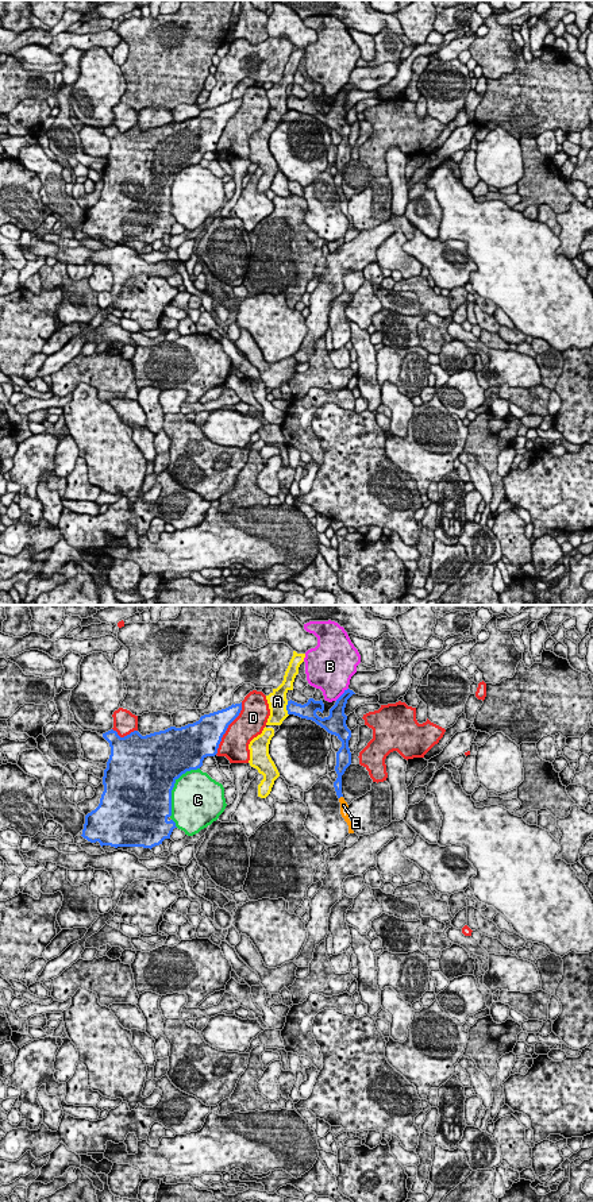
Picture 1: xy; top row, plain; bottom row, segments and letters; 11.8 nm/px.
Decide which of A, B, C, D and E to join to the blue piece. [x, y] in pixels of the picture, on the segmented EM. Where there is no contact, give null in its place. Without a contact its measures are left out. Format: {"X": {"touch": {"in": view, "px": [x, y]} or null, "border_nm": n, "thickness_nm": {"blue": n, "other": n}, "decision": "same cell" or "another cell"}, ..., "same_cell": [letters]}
{"A": {"touch": {"in": "xy", "px": [287, 708]}, "border_nm": 180, "thickness_nm": {"blue": 190, "other": 240}, "decision": "another cell"}, "B": {"touch": {"in": "xy", "px": [342, 694]}, "border_nm": 220, "thickness_nm": {"blue": 190, "other": 420}, "decision": "another cell"}, "C": {"touch": {"in": "xy", "px": [173, 786]}, "border_nm": 700, "thickness_nm": {"blue": 500, "other": 500}, "decision": "another cell"}, "D": {"touch": {"in": "xy", "px": [227, 727]}, "border_nm": 700, "thickness_nm": {"blue": 360, "other": 340}, "decision": "another cell"}, "E": {"touch": {"in": "xy", "px": [341, 796]}, "border_nm": 60, "thickness_nm": {"blue": 100, "other": 100}, "decision": "same cell"}, "same_cell": ["E"]}

